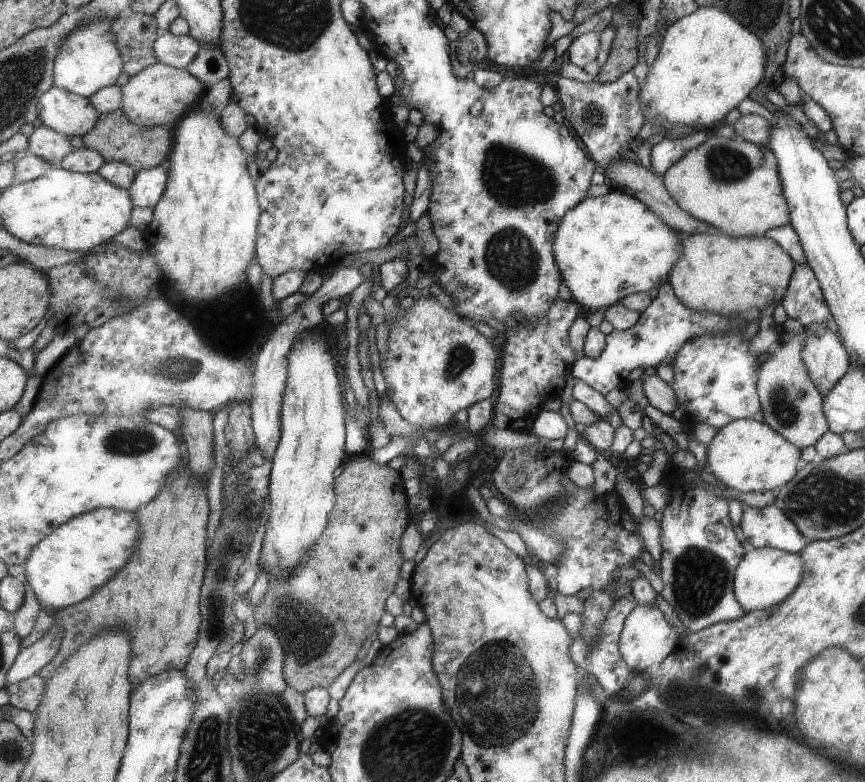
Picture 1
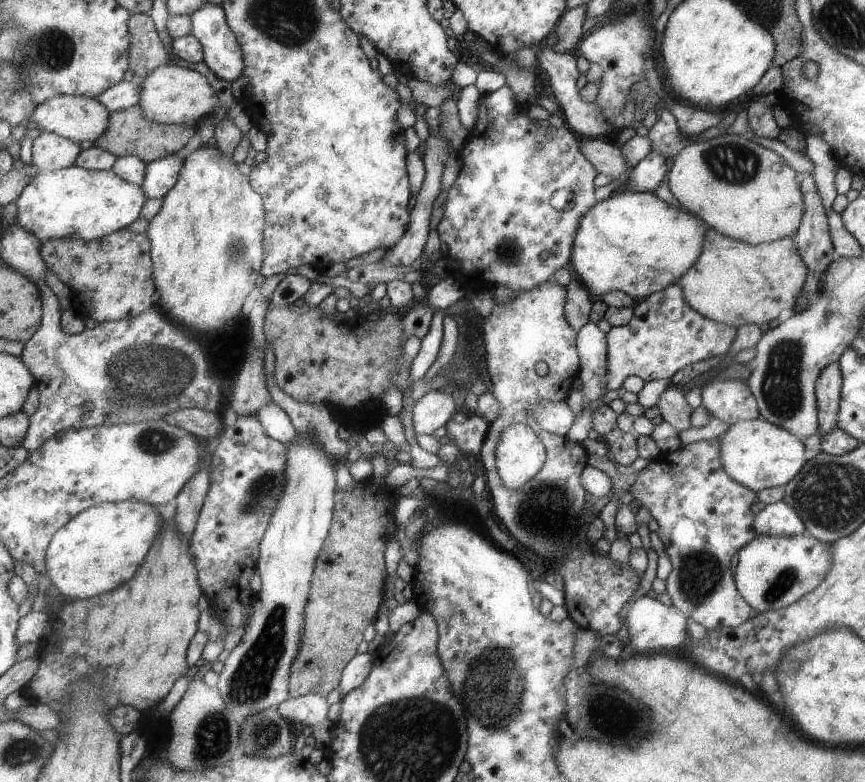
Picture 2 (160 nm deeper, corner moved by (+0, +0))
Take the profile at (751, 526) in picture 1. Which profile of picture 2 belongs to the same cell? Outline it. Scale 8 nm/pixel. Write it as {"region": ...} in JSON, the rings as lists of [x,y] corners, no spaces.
{"region":[[[782,500],[759,506],[753,528],[757,535],[805,534],[803,521],[795,509]]]}

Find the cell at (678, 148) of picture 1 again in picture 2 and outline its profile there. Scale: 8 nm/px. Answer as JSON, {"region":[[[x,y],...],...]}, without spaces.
{"region":[[[651,150],[632,167],[626,180],[626,187],[622,190],[630,193],[653,192],[667,172],[665,159],[664,156]]]}

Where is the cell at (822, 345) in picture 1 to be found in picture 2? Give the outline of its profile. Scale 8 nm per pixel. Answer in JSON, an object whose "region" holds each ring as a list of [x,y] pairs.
{"region":[[[829,363],[822,368],[815,381],[815,398],[817,399],[817,420],[820,436],[829,434],[836,428],[836,418],[840,402],[840,390],[842,388],[843,375],[838,363]]]}

